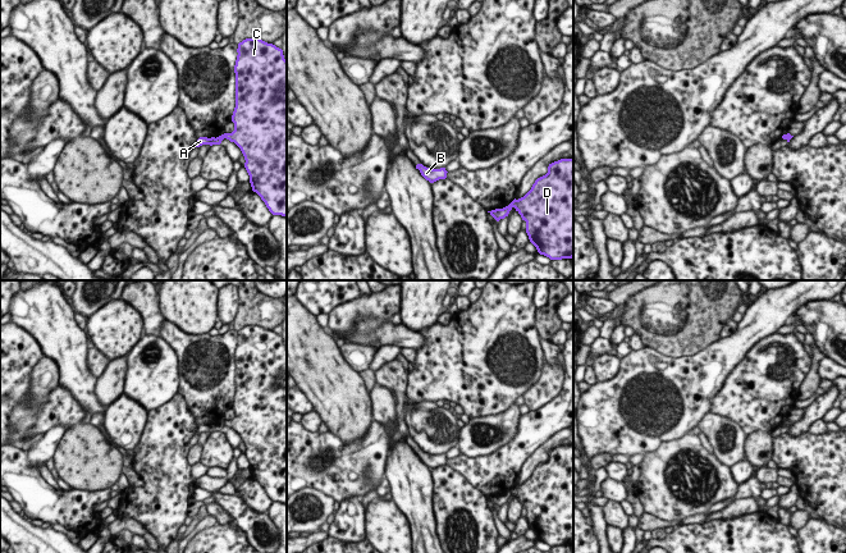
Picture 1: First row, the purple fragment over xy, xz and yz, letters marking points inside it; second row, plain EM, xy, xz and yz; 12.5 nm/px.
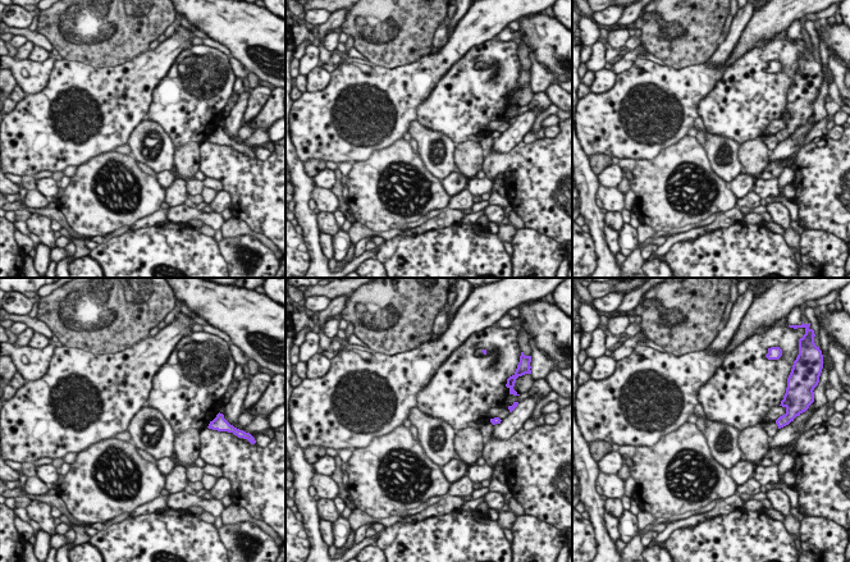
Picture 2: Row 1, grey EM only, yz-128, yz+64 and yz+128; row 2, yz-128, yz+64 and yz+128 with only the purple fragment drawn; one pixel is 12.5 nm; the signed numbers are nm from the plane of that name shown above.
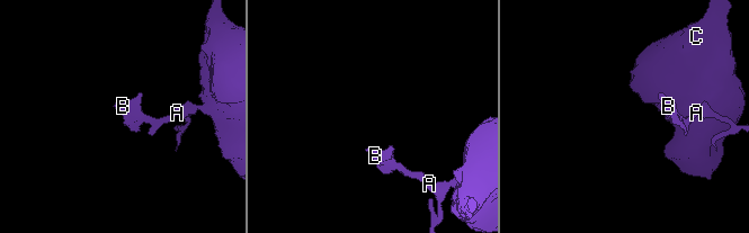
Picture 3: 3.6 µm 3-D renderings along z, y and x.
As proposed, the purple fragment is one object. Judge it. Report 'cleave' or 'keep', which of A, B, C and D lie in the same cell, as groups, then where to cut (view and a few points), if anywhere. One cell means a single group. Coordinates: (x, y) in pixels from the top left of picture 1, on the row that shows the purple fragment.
cleave | A B / C D | xy (222, 135), (224, 137)

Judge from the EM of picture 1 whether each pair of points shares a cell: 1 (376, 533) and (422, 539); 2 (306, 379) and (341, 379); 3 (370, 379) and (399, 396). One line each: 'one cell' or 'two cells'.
1: two cells
2: one cell
3: two cells

